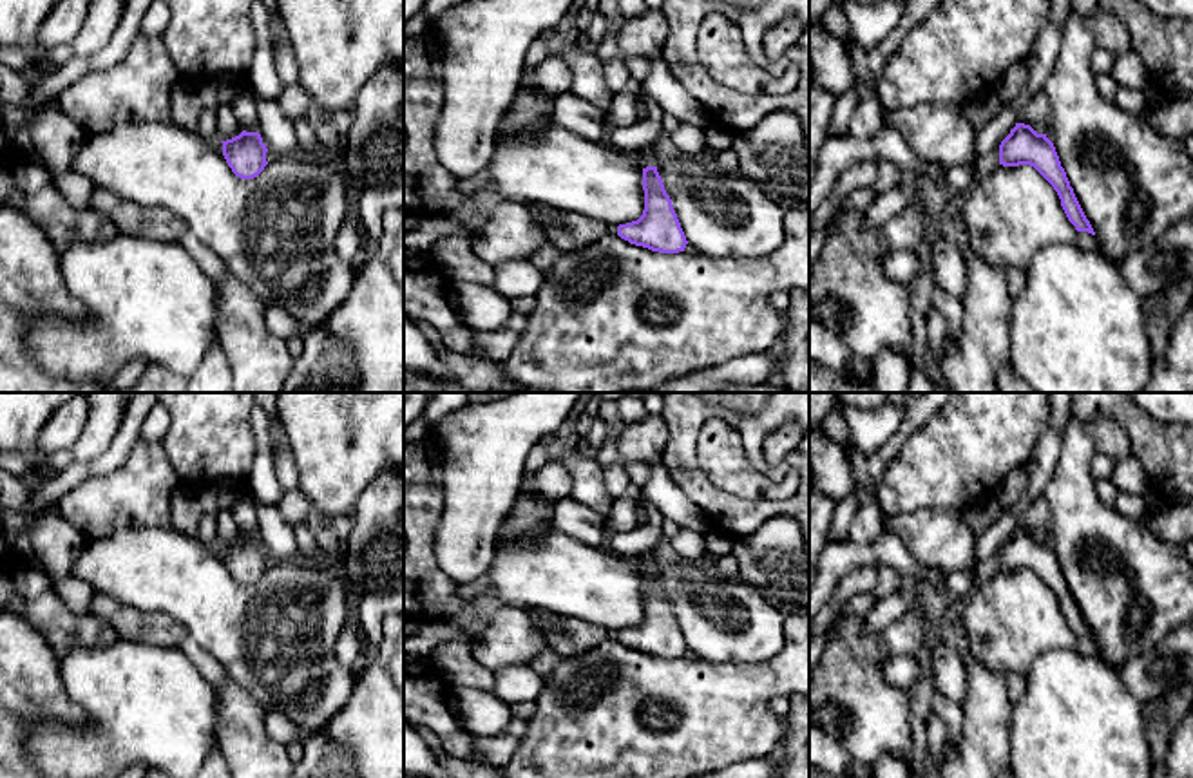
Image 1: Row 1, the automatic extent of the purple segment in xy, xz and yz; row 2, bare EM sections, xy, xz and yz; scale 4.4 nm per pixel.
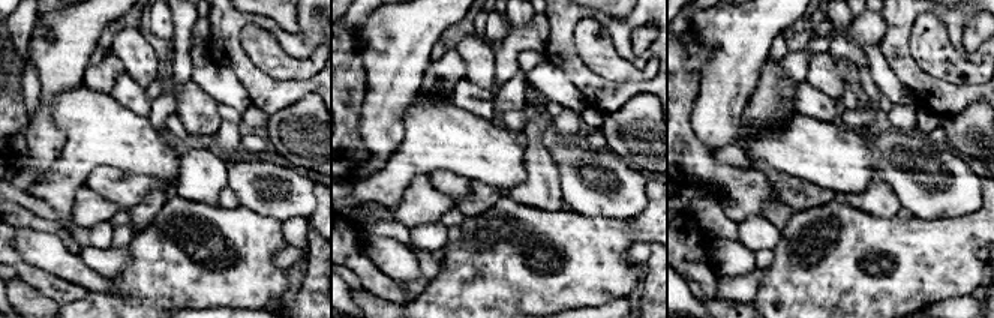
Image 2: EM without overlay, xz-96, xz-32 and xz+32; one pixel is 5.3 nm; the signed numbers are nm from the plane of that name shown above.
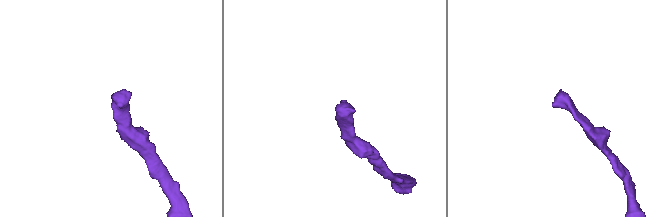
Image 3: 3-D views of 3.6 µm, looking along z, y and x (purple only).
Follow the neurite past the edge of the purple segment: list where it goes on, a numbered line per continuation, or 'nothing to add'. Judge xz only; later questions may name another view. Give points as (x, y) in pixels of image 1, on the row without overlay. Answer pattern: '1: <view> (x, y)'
1: xz (647, 561)

